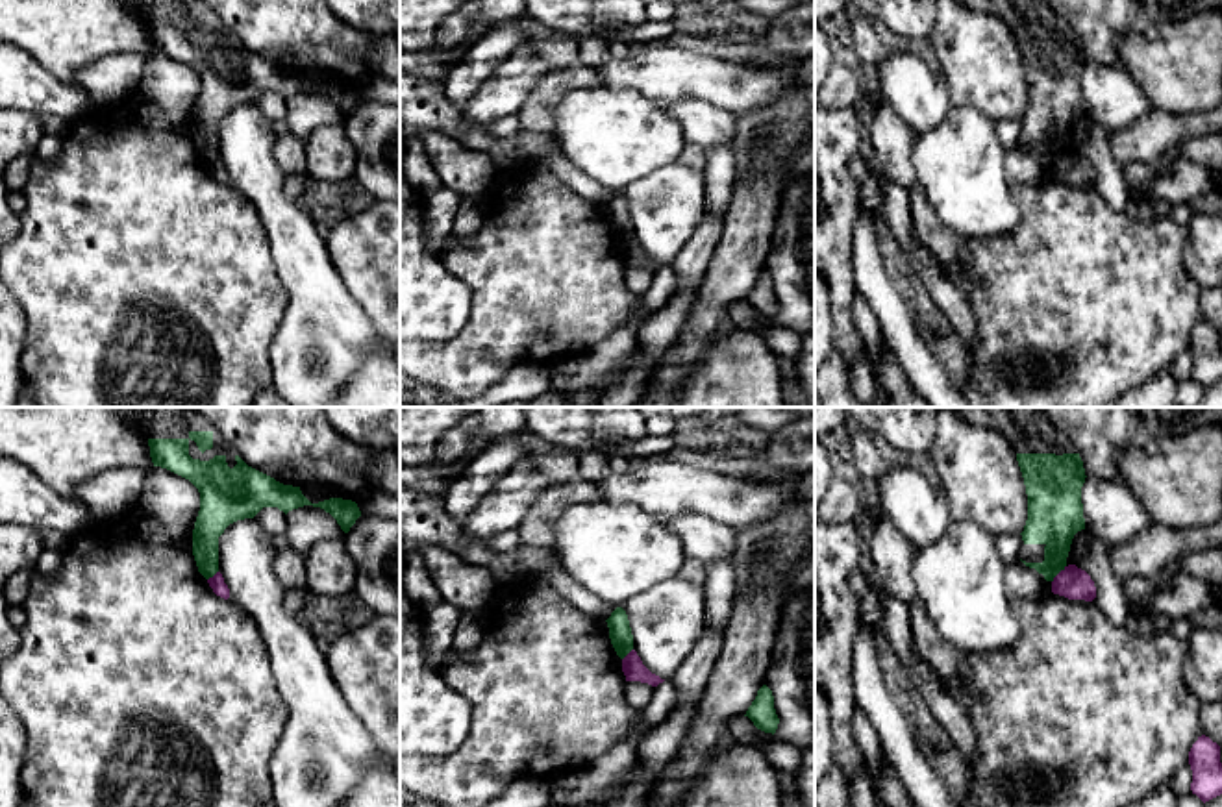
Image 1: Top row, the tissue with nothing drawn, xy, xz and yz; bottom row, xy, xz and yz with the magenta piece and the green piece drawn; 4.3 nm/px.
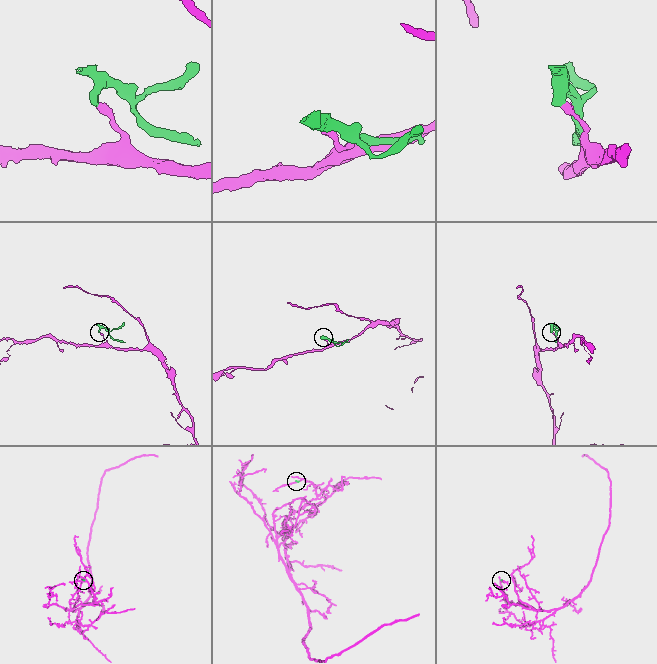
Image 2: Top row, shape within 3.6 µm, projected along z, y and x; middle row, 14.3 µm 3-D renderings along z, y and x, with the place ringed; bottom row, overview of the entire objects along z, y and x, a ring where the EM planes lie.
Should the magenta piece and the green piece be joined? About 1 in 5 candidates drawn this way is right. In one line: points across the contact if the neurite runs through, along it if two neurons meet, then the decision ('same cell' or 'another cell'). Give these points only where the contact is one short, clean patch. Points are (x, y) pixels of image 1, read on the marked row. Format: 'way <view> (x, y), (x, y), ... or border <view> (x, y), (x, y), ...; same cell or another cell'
border yz (1065, 565), (1052, 582); another cell

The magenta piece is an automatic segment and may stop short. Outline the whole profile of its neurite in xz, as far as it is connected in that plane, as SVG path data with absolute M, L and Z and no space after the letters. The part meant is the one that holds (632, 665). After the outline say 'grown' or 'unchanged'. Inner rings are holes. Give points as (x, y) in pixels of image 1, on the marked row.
M631 650L624 659L622 659L622 672L626 676L626 681L641 681L648 683L652 687L657 687L665 679L659 676L652 674L641 661L635 650Z | unchanged

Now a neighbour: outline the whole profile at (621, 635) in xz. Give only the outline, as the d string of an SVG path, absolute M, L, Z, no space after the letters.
M617 607L605 620L609 627L611 644L620 659L633 650L633 635L628 615L622 607Z

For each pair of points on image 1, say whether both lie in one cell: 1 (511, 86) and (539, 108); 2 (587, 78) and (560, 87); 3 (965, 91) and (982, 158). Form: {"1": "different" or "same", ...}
{"1": "different", "2": "same", "3": "different"}

